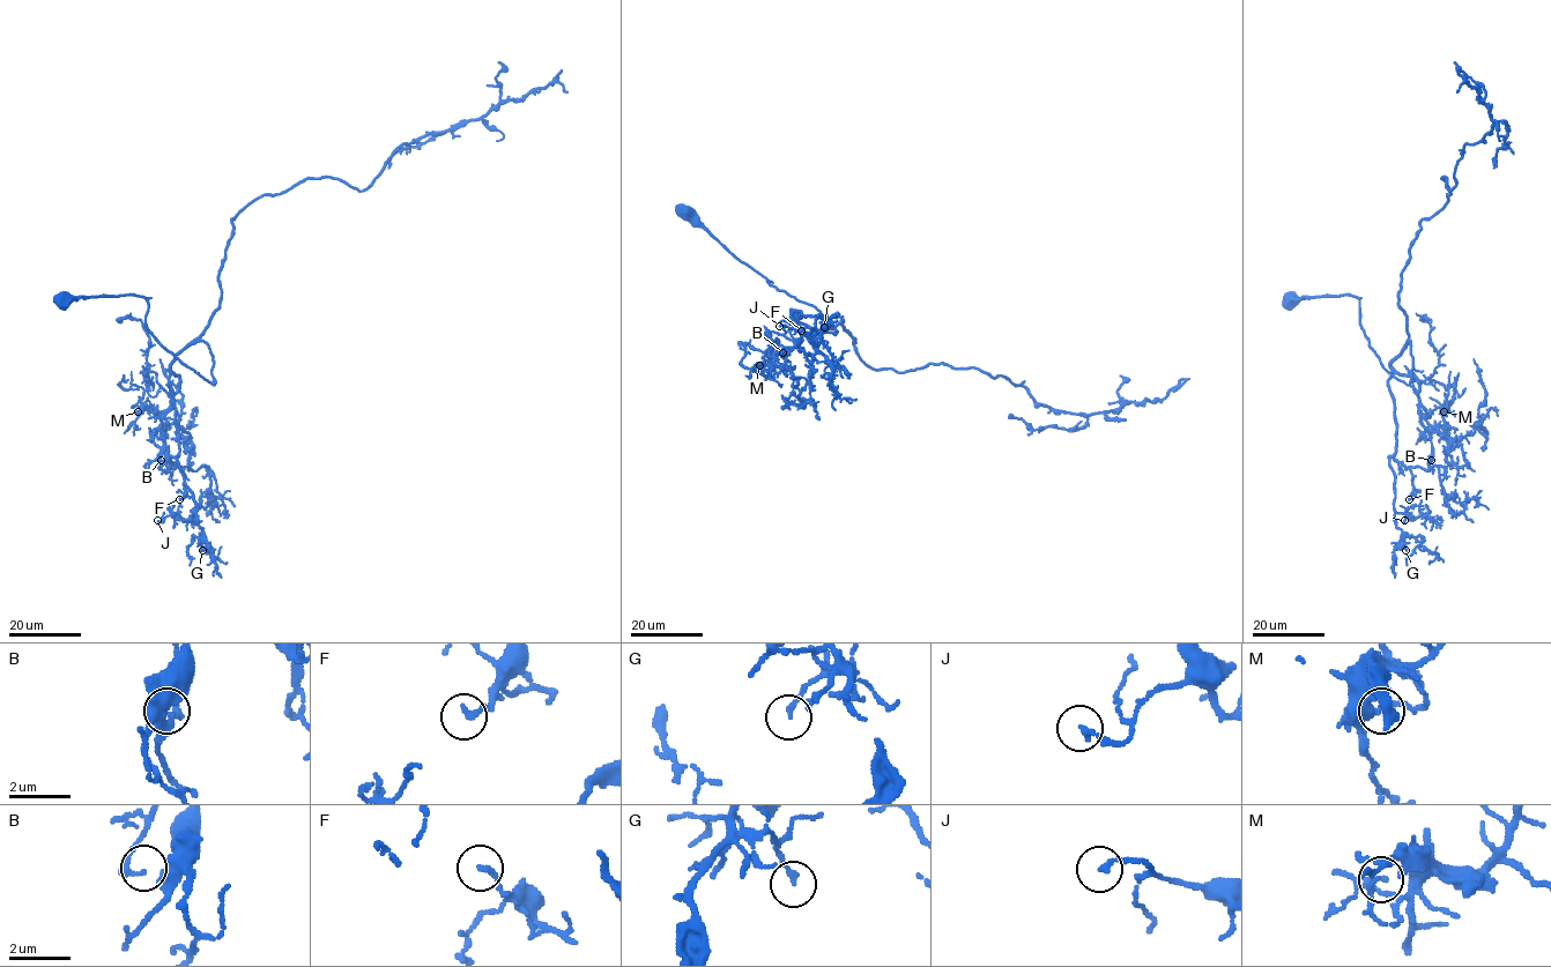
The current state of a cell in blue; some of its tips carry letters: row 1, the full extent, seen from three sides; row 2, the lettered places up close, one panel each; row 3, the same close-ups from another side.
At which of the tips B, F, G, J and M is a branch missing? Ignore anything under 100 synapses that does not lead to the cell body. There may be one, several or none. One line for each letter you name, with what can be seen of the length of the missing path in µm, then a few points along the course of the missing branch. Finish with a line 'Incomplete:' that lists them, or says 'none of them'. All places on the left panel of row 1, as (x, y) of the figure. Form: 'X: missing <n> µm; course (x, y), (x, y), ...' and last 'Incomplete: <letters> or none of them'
Incomplete: none of them

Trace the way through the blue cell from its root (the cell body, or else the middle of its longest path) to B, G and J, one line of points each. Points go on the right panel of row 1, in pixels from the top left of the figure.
B: (1290, 299), (1355, 295), (1368, 346), (1407, 385), (1410, 342), (1390, 365), (1418, 382), (1431, 460)
G: (1290, 299), (1355, 295), (1368, 346), (1407, 385), (1410, 342), (1388, 381), (1394, 522), (1405, 550)
J: (1290, 299), (1355, 295), (1368, 346), (1407, 385), (1410, 342), (1388, 381), (1393, 506), (1412, 519), (1404, 520)

